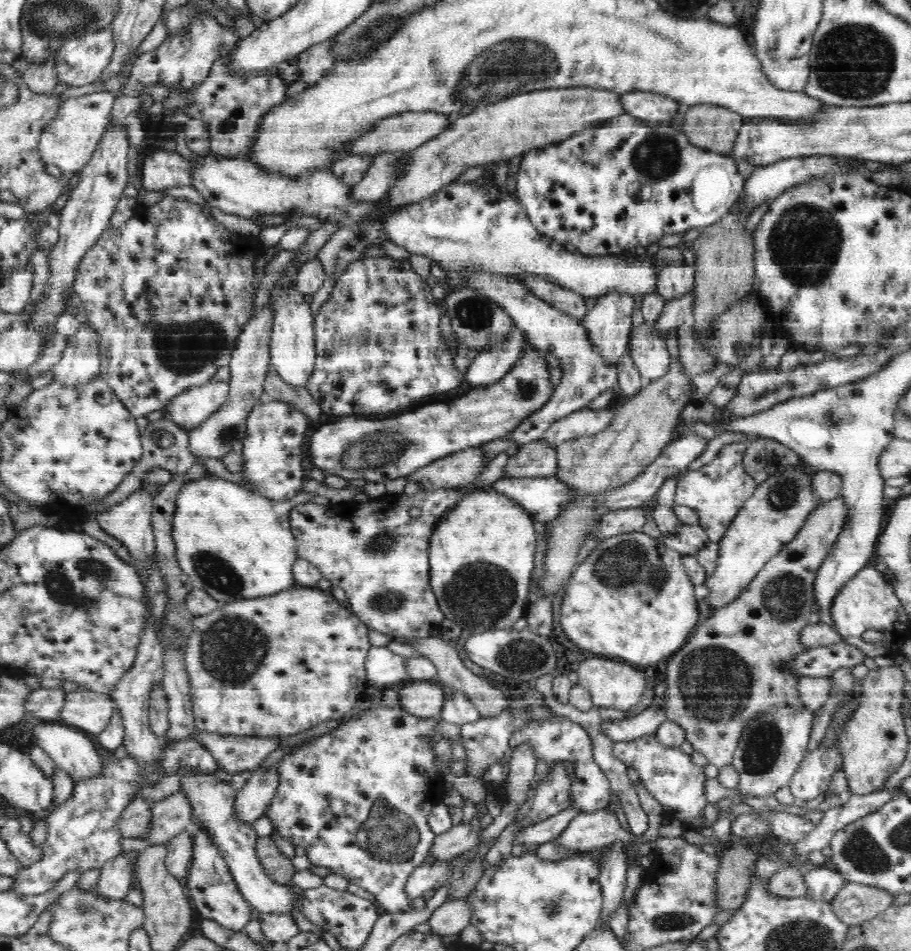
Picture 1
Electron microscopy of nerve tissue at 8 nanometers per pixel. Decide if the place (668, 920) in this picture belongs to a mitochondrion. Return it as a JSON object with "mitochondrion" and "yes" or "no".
{"mitochondrion":"yes"}

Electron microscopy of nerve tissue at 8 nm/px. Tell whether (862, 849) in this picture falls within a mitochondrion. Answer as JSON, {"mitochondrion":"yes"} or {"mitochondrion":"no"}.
{"mitochondrion":"yes"}

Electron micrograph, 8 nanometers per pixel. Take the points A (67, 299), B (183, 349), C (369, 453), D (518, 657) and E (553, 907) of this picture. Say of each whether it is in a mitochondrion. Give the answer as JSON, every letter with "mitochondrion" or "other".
{"A":"other","B":"mitochondrion","C":"mitochondrion","D":"mitochondrion","E":"mitochondrion"}

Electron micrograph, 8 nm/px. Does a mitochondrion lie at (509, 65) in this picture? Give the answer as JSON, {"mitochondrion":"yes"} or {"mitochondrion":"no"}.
{"mitochondrion":"yes"}

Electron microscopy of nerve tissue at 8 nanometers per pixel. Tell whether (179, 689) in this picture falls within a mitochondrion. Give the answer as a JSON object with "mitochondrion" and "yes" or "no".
{"mitochondrion":"no"}

